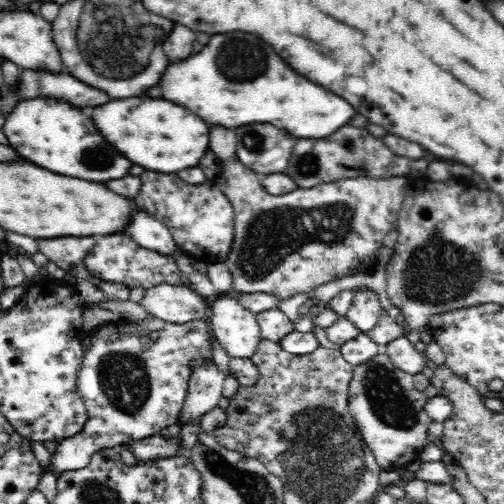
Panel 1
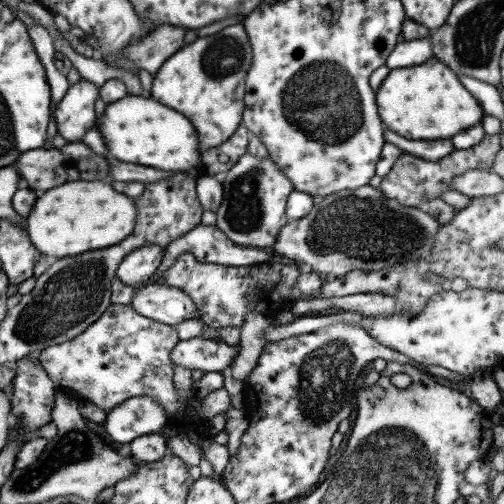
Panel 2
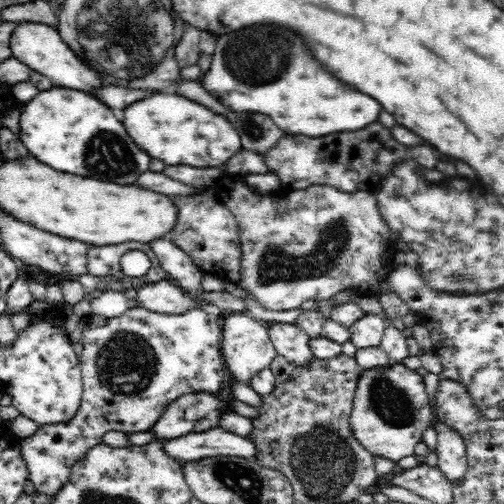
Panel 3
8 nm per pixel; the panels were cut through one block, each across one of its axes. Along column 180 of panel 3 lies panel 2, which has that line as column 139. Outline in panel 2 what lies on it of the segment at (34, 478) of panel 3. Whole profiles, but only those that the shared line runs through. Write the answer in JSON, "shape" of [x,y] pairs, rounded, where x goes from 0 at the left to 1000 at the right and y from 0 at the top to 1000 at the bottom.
{"shape":[[[216,603],[212,615],[157,667],[85,690],[77,698],[77,722],[113,774],[153,790],[157,798],[177,798],[208,821],[248,794],[296,786],[323,810],[335,845],[359,849],[363,861],[383,857],[399,865],[399,873],[415,873],[423,857],[411,853],[411,833],[395,825],[395,802],[403,794],[391,794],[379,774],[363,790],[355,790],[347,778],[339,694],[351,679],[355,671],[347,647],[288,631],[260,607]]]}

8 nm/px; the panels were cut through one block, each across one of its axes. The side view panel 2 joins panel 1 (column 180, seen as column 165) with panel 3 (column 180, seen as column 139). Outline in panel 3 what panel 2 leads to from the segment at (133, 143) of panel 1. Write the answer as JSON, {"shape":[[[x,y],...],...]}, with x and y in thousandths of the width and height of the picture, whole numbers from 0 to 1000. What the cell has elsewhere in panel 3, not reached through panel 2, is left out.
{"shape":[[[337,179],[321,187],[298,187],[286,198],[246,214],[242,246],[282,302],[290,302],[298,313],[321,317],[329,329],[437,329],[468,298],[476,298],[468,258],[456,250],[456,242],[448,242],[448,234],[429,230],[405,210],[377,202],[373,194]]]}

